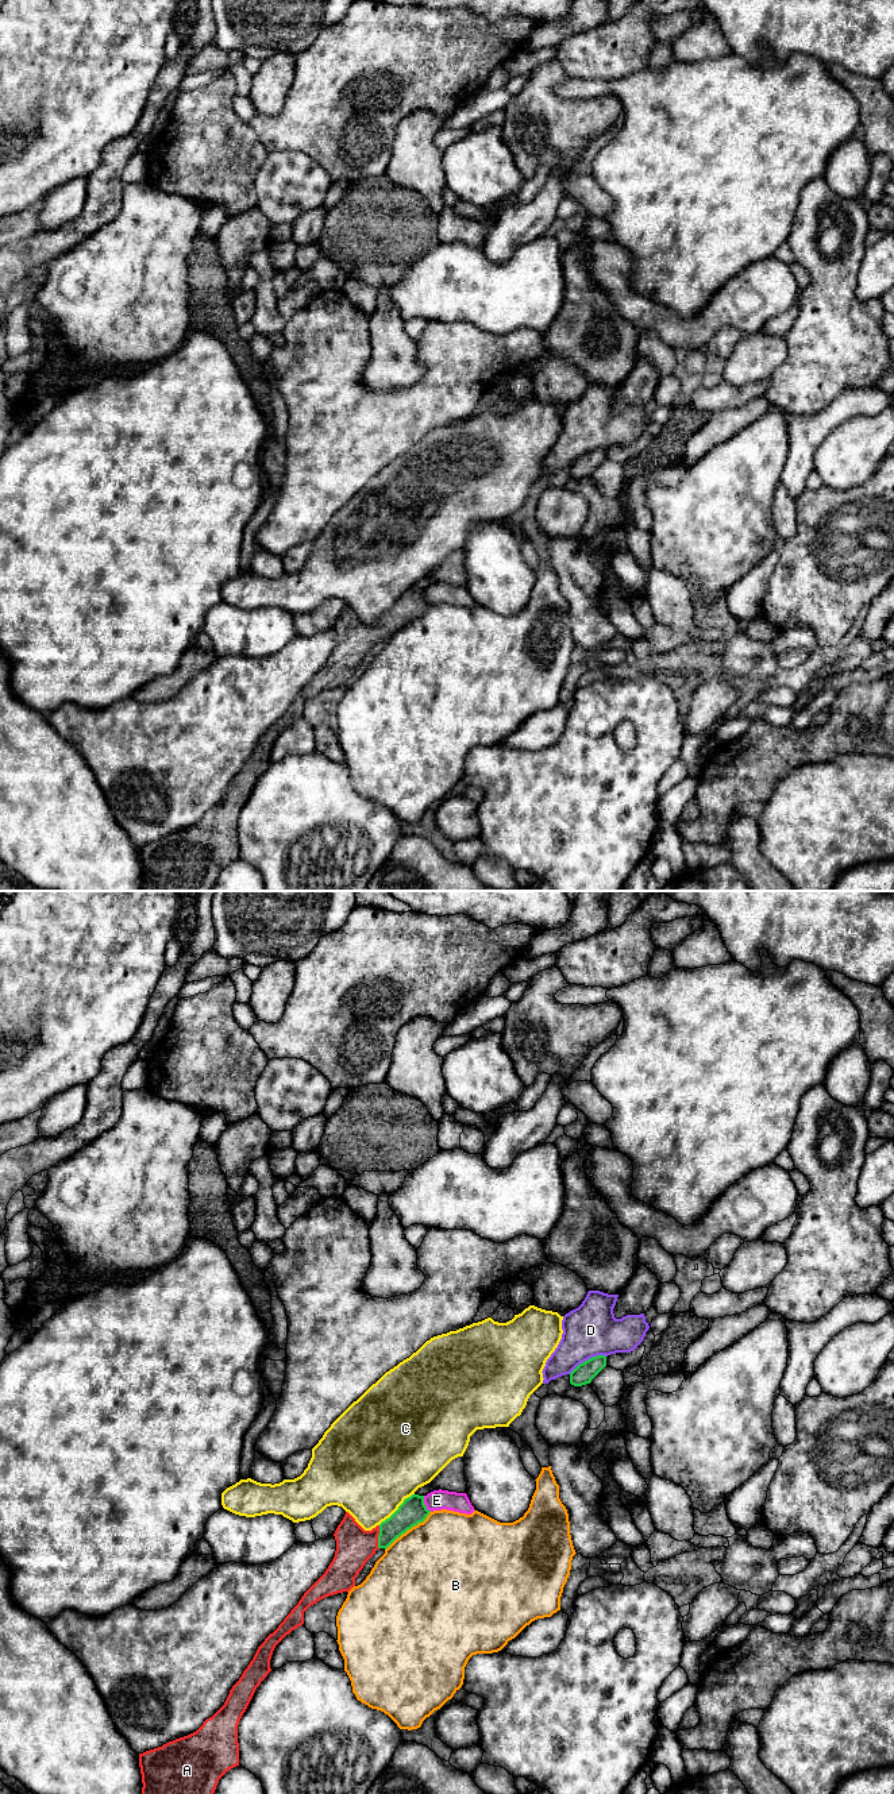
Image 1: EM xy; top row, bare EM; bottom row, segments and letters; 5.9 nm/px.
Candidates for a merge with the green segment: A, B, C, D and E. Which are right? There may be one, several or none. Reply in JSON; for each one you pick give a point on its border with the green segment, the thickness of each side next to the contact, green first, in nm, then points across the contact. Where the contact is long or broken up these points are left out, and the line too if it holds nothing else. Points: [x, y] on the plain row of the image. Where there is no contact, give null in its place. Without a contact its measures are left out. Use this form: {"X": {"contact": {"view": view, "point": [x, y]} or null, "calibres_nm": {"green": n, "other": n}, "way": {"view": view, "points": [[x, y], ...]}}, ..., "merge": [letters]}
{"A": {"contact": {"view": "xy", "point": [378, 631]}, "calibres_nm": {"green": 160, "other": 220}, "way": {"view": "xy", "points": [[411, 605], [378, 631], [354, 639]]}}, "merge": ["A"]}

